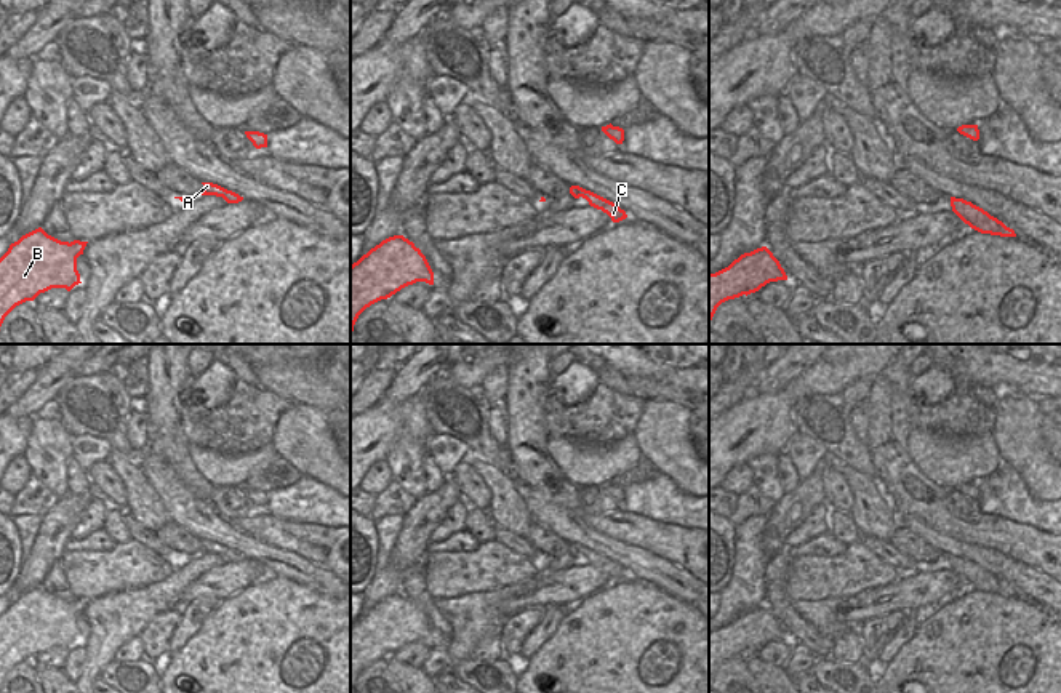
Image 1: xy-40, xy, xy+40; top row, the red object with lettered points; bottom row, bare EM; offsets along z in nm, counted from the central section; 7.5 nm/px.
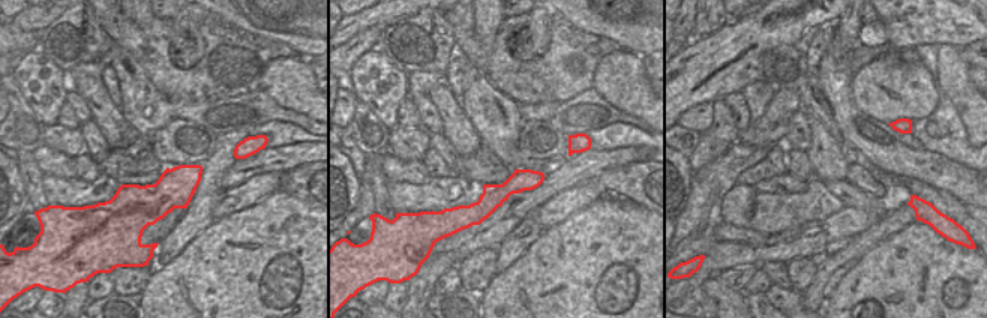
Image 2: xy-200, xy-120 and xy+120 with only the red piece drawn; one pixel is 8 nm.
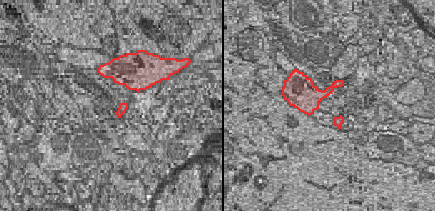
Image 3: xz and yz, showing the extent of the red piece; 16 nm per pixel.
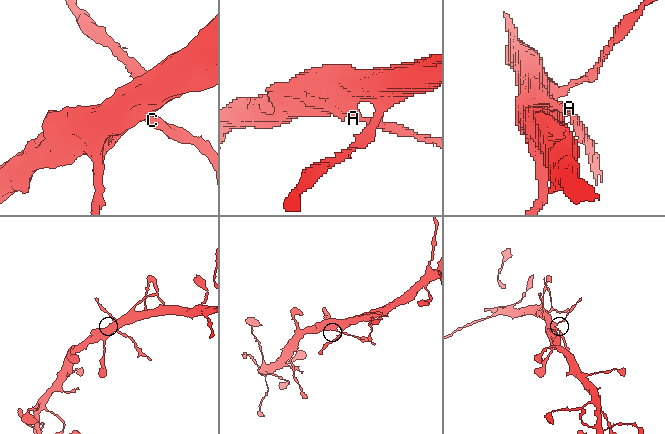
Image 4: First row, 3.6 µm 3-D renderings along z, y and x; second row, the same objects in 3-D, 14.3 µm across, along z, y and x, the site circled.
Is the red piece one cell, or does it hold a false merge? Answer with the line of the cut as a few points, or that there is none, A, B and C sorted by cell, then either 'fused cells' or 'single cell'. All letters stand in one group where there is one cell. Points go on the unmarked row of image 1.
no cut | A B C | single cell

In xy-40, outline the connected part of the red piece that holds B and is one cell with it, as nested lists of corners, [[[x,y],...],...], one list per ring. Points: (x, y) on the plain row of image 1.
[[[42,586],[11,602],[0,616],[0,685],[19,663],[51,647],[70,650],[80,640],[77,616],[88,600],[61,600]]]

